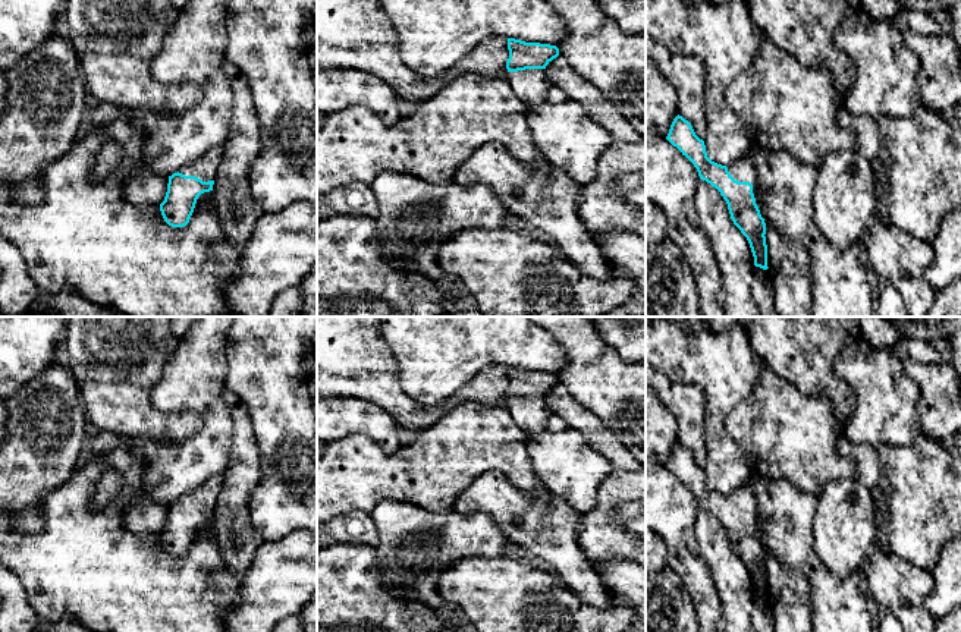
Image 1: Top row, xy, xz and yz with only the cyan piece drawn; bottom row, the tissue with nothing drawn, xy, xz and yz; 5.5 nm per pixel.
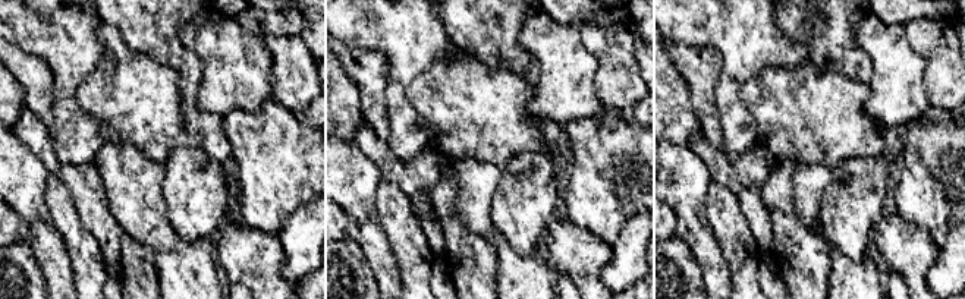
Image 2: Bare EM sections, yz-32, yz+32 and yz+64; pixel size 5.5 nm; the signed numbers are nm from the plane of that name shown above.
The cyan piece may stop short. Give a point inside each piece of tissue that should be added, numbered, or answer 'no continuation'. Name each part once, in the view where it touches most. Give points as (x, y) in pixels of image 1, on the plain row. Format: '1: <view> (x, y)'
1: yz (743, 499)

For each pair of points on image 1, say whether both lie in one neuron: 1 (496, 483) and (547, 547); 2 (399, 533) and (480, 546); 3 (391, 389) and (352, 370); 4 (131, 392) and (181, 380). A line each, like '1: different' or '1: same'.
1: same
2: same
3: same
4: different

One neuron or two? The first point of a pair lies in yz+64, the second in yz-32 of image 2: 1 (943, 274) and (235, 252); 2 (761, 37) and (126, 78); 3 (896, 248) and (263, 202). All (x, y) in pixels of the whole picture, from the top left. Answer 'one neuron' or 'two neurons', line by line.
1: two neurons
2: two neurons
3: two neurons

